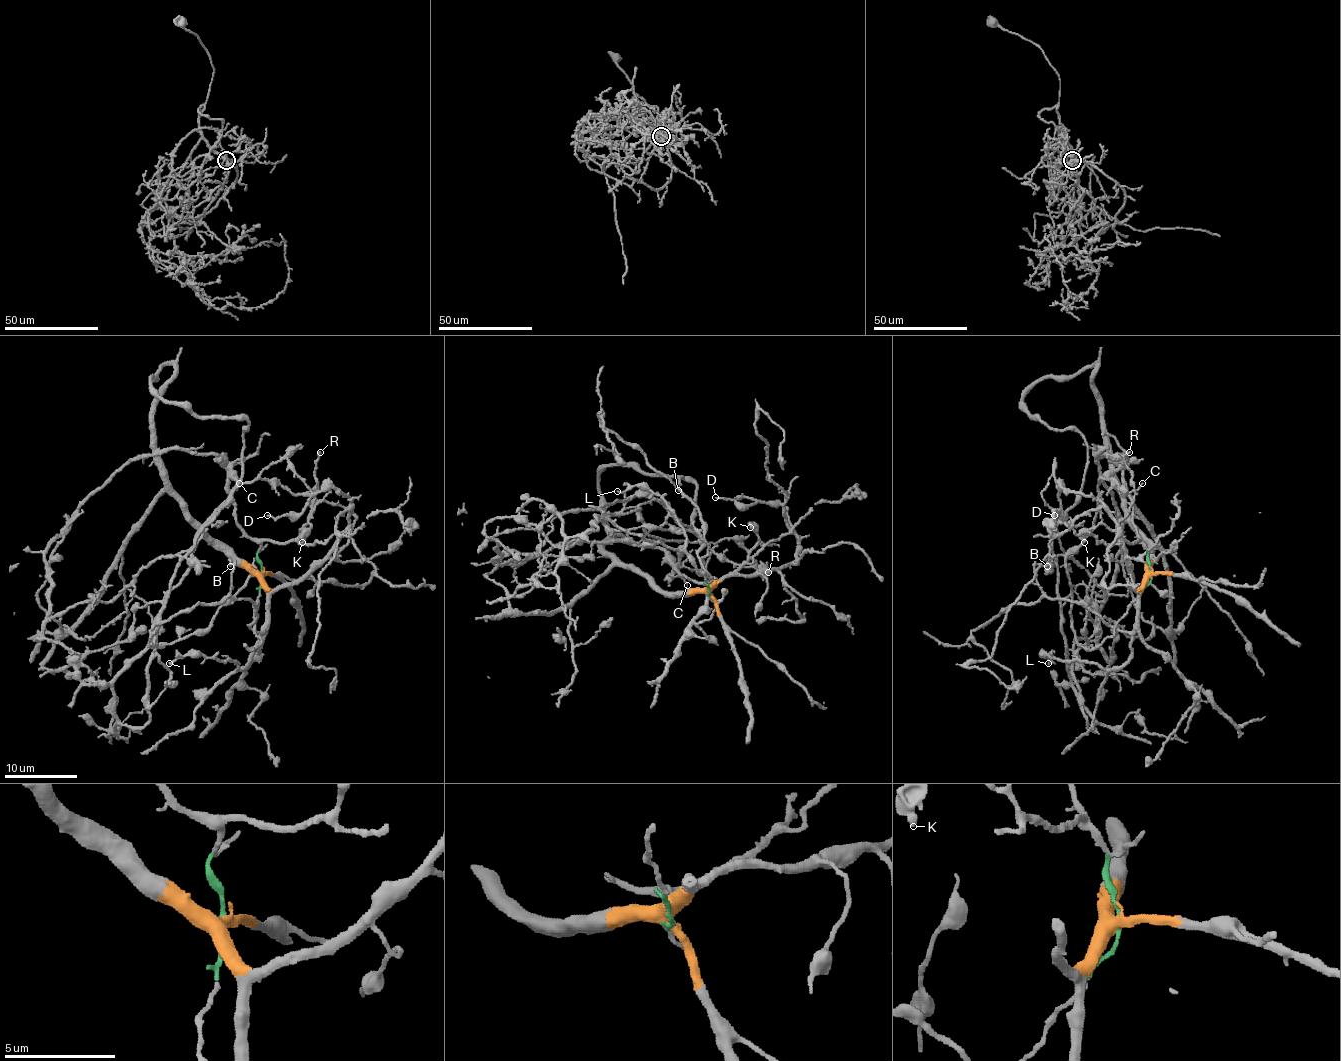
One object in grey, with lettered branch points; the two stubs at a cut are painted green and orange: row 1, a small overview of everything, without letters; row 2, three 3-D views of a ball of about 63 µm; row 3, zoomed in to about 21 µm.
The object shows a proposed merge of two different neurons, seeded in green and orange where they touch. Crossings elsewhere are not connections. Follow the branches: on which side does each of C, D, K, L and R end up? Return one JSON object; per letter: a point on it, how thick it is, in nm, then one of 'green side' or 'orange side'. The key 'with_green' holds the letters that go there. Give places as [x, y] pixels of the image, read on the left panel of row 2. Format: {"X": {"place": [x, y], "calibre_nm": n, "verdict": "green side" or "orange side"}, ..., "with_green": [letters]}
{"C": {"place": [239, 483], "calibre_nm": 120, "verdict": "green side"}, "D": {"place": [267, 515], "calibre_nm": 170, "verdict": "orange side"}, "K": {"place": [302, 542], "calibre_nm": 380, "verdict": "green side"}, "L": {"place": [169, 663], "calibre_nm": 190, "verdict": "orange side"}, "R": {"place": [320, 452], "calibre_nm": 120, "verdict": "green side"}, "with_green": ["C", "K", "R"]}

